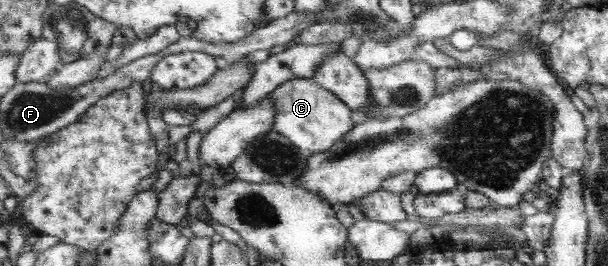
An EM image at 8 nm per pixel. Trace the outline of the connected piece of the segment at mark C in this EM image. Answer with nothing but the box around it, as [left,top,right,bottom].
[271,79,354,154]

